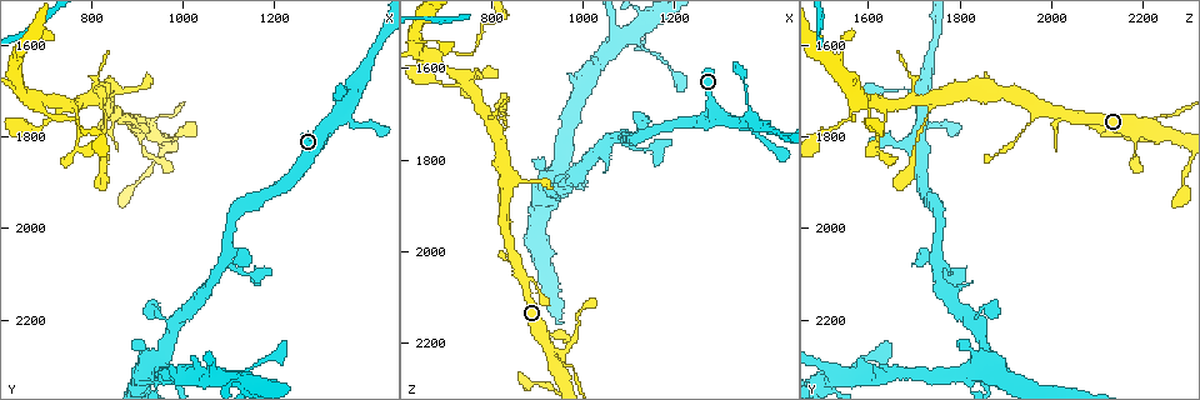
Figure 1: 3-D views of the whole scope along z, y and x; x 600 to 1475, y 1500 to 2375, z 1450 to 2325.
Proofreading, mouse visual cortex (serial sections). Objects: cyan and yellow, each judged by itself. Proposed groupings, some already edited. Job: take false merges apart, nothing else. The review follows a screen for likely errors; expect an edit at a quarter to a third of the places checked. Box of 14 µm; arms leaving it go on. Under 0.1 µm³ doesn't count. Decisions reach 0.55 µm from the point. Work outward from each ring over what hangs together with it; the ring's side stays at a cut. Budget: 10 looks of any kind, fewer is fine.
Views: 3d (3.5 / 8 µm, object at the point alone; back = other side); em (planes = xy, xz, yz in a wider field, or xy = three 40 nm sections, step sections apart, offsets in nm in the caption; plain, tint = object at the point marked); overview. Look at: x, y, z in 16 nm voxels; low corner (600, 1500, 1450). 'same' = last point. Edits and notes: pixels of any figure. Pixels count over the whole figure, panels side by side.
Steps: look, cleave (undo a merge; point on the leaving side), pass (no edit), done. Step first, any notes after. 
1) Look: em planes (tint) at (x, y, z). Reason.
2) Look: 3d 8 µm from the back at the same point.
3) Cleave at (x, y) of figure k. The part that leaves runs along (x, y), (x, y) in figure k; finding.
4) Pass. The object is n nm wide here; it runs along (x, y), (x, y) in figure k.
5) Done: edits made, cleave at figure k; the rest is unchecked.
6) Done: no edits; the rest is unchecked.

Look: 3d 3.5 µm from the back at (1095, 2075, 1745). Four-way junction.

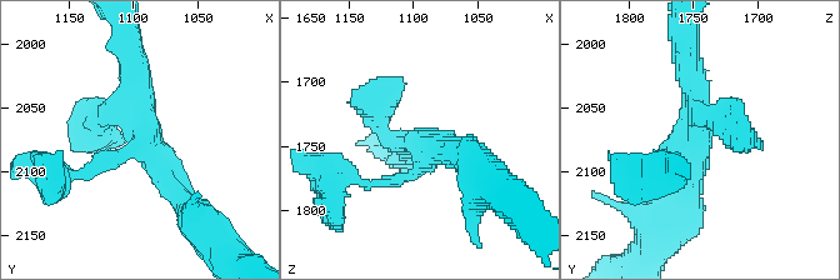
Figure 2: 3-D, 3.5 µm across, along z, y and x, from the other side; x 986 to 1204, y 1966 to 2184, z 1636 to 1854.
Look: em xy step 2 (tint) at (1090, 2076, 1748). 4 arms meet here; the arms are 150, 250, 300, 350 nm wide; need the tissue.

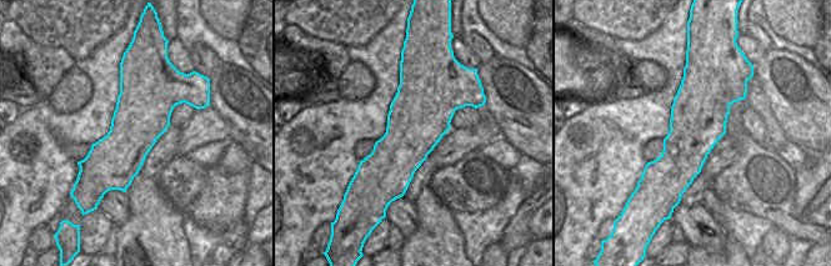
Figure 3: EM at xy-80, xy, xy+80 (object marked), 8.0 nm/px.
Pass. It runs along (130, 58), (145, 143), (188, 208) in figure 2; all the same cell.

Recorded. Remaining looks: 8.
Look: 3d 3.5 µm at (935, 1795, 2230). Thin arm on a thick one.

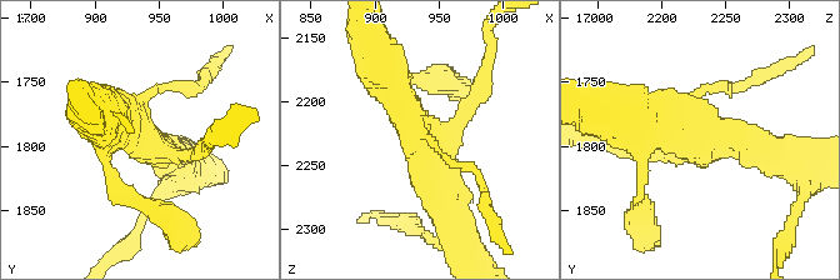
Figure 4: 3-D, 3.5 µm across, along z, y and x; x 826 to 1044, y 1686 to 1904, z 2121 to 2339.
Look: em xy step 1 (tint) at (938, 1794, 2226).

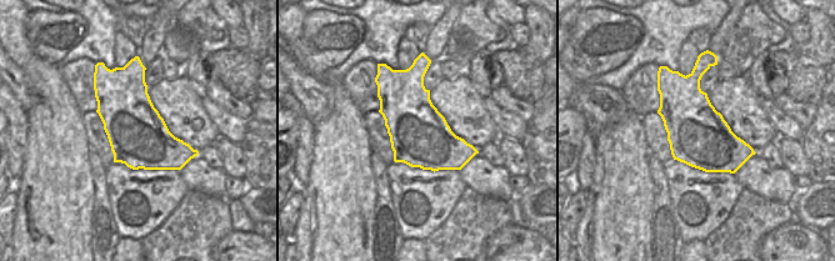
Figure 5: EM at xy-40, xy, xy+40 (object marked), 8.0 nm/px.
Pass. It runs along (384, 70), (445, 209) in figure 4; one cell here.

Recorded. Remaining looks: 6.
Look: 3d 3.5 µm from the back at (815, 1725, 1750).

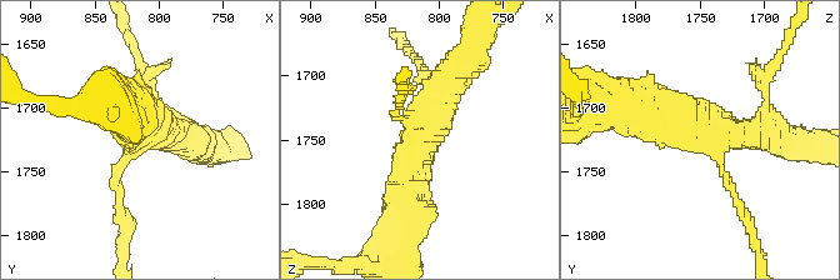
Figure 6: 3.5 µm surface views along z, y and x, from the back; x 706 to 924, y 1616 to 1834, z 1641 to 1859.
Look: em xy step 1 (tint) at (814, 1718, 1746).

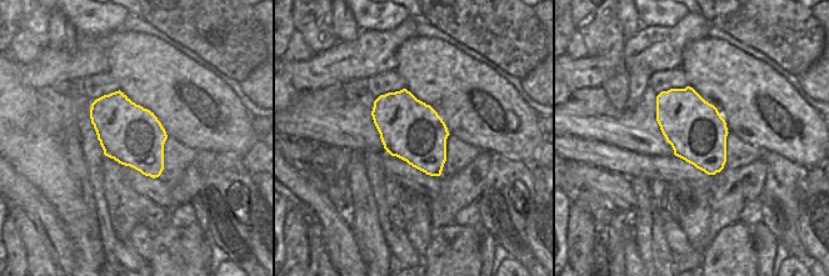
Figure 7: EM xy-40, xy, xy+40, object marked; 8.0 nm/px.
Look: em xy step 5 (tint) at the same point.

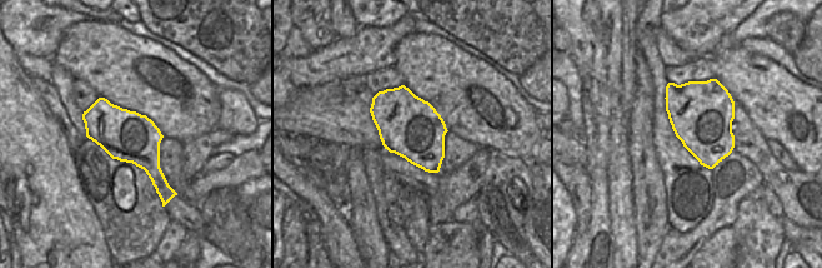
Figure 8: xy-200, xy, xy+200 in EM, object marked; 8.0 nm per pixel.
Pass. The arms are 100, 400, 450 nm wide; it runs along (405, 205), (424, 113), (459, 64) in figure 6; continuous, no second cell.

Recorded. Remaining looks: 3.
Look: 3d 3.5 µm at (770, 1830, 1625). Abrupt turn.

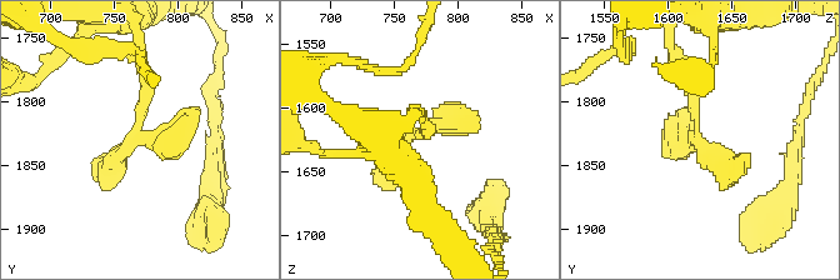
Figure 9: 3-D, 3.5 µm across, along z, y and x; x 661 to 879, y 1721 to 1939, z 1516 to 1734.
Pass. It runs along (143, 61), (135, 138), (170, 141), (196, 110) in figure 9; all the same cell.

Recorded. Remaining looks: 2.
Done: no edits; the rest is unchecked.

